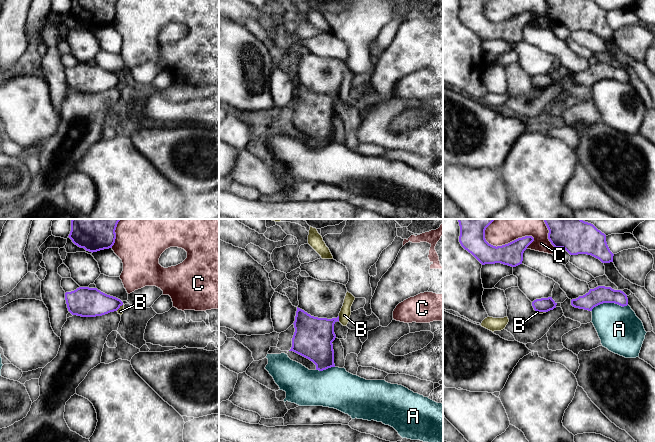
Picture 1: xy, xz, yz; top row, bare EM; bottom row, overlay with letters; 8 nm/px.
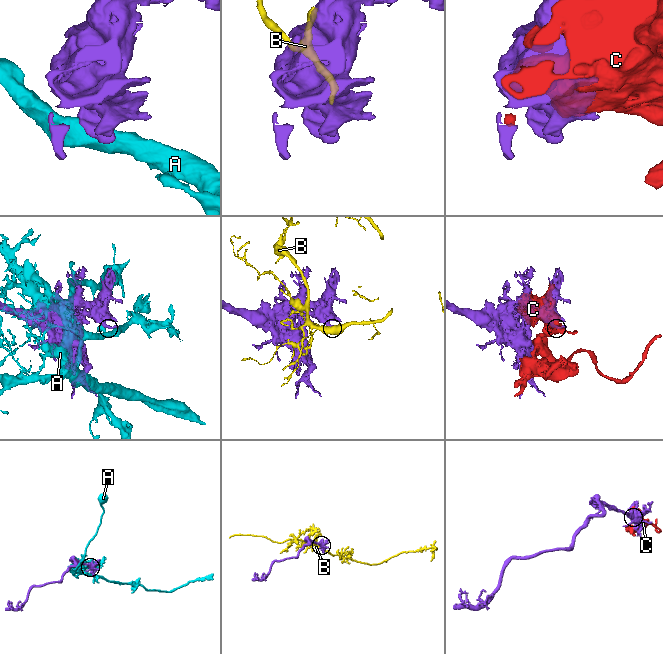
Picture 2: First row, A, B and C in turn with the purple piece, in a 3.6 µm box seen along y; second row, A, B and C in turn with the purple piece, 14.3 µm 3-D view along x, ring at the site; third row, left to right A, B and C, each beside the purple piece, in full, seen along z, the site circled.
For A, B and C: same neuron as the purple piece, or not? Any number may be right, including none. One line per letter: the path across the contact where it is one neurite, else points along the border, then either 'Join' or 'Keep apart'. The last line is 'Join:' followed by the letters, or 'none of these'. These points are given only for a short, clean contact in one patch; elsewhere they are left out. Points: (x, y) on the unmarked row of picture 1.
A: Keep apart
B: Boundary: xz (338, 92), (339, 97). Keep apart
C: Keep apart
Join: none of these

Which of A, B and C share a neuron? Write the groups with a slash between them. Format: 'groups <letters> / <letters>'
groups A / B / C

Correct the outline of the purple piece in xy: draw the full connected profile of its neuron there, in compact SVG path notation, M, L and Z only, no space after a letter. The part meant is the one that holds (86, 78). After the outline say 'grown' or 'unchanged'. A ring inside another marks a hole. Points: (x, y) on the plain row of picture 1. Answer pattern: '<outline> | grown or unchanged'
M79 63L65 69L68 87L81 93L96 93L117 87L123 78L97 64Z | unchanged

